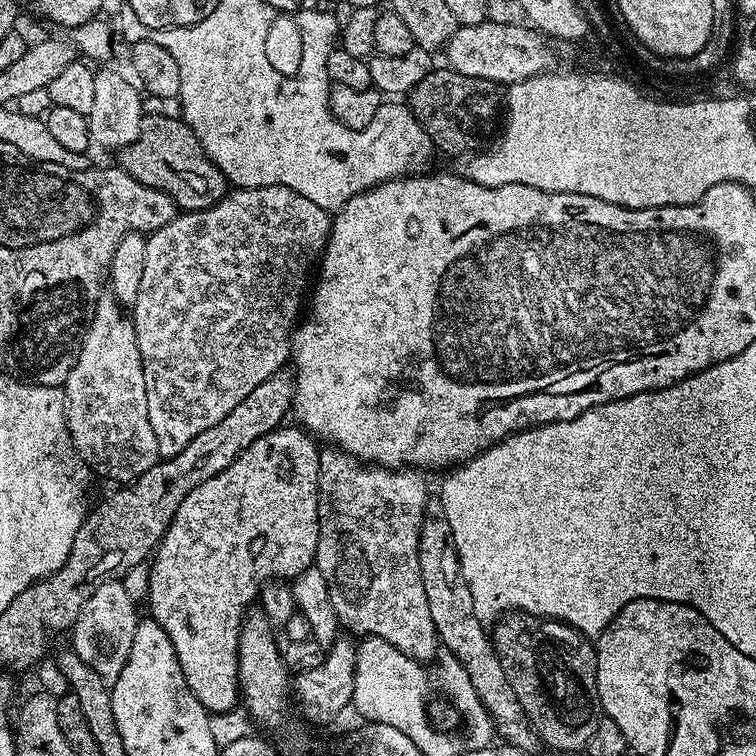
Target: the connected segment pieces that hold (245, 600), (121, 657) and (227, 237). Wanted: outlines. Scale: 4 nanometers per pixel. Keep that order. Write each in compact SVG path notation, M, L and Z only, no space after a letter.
M281 426L275 428L270 434L258 438L226 470L214 474L212 478L206 478L178 506L166 534L160 539L160 545L156 547L154 555L151 557L150 565L152 569L148 572L148 608L151 619L156 620L162 630L170 638L174 646L174 654L178 654L178 666L182 666L182 674L186 678L186 686L202 702L202 706L209 714L216 712L228 712L235 704L238 704L238 665L240 662L240 629L244 627L244 618L249 615L250 609L257 603L260 589L270 580L283 580L291 582L313 567L316 559L316 547L318 546L318 494L320 493L320 453L317 441L309 433L299 426Z
M105 580L102 586L94 590L94 594L90 594L86 606L82 606L76 623L70 629L71 649L109 686L118 674L122 674L126 658L130 658L130 646L134 646L134 630L138 623L136 604L122 585L115 580Z
M258 186L257 188L236 188L229 191L227 196L223 196L218 203L206 210L198 210L197 212L181 211L169 224L162 226L158 231L151 233L147 237L146 266L142 270L142 282L138 285L138 298L135 304L131 305L130 315L132 317L132 325L136 331L138 350L142 354L142 370L146 378L146 410L150 414L150 426L154 426L154 438L158 438L158 450L161 457L167 458L178 454L188 445L190 438L198 438L198 434L202 434L202 430L210 430L210 426L214 426L214 422L222 422L222 418L226 418L226 414L230 414L230 410L234 410L234 406L238 406L238 402L242 402L242 398L246 398L246 394L250 394L250 390L254 390L254 386L266 382L266 378L270 378L274 373L281 371L289 363L292 333L301 319L302 309L306 304L306 293L310 288L310 280L308 284L308 271L311 268L313 271L317 267L320 257L324 255L324 248L328 244L328 235L330 233L332 233L332 216L322 206L310 202L310 198L306 198L302 194L295 192L293 188L287 188L286 186Z

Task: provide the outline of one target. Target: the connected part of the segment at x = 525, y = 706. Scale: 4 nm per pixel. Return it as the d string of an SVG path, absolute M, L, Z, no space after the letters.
M509 612L501 616L495 621L490 635L498 662L502 662L502 670L506 670L506 678L510 678L510 686L514 686L514 694L518 694L518 702L522 702L522 710L527 714L533 730L540 735L541 745L545 749L553 748L556 752L587 749L590 734L594 734L602 715L593 641L569 624L543 616L532 616L528 612Z

